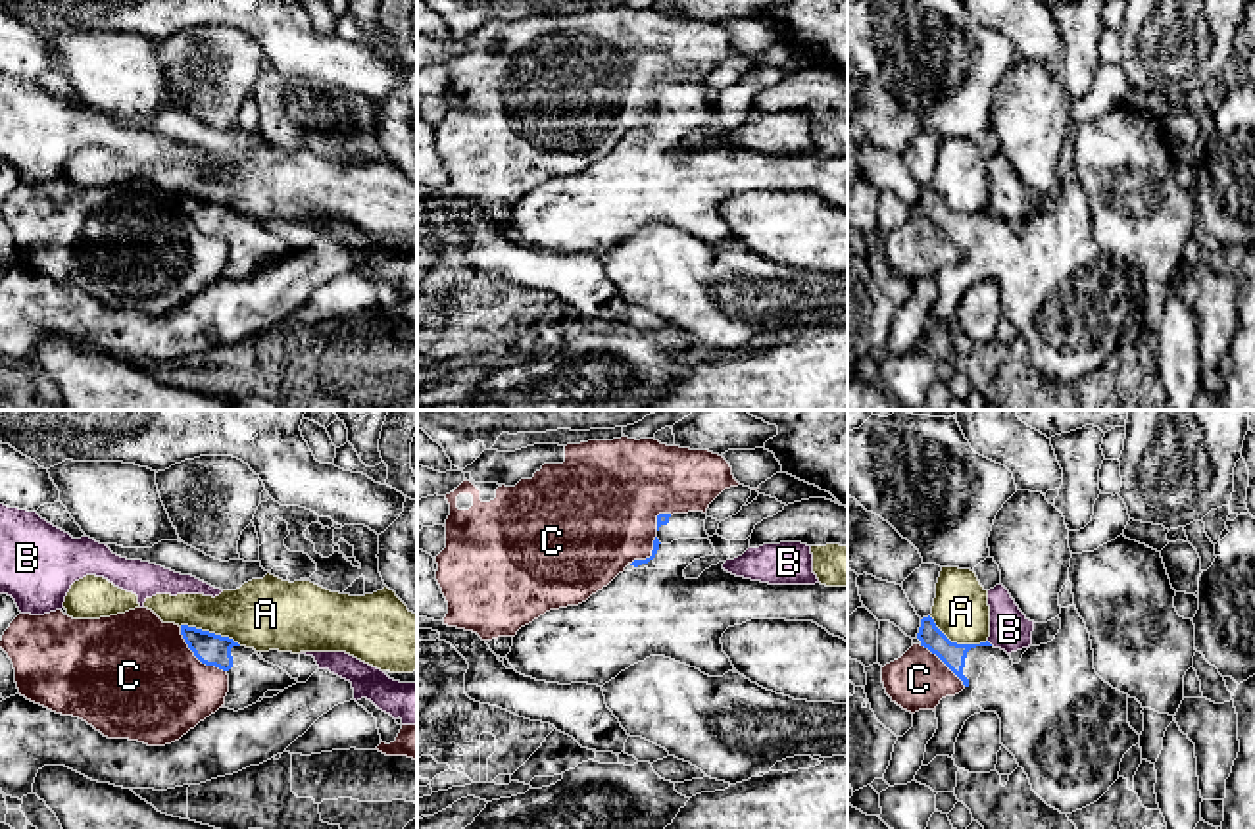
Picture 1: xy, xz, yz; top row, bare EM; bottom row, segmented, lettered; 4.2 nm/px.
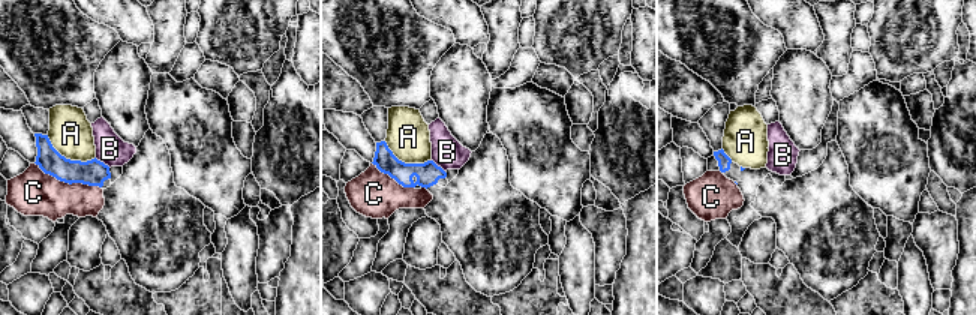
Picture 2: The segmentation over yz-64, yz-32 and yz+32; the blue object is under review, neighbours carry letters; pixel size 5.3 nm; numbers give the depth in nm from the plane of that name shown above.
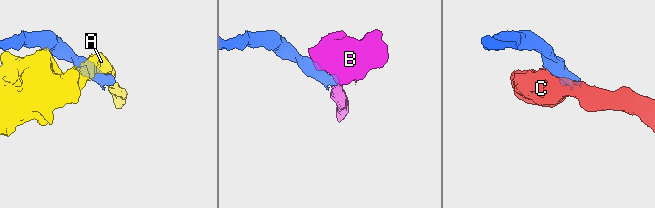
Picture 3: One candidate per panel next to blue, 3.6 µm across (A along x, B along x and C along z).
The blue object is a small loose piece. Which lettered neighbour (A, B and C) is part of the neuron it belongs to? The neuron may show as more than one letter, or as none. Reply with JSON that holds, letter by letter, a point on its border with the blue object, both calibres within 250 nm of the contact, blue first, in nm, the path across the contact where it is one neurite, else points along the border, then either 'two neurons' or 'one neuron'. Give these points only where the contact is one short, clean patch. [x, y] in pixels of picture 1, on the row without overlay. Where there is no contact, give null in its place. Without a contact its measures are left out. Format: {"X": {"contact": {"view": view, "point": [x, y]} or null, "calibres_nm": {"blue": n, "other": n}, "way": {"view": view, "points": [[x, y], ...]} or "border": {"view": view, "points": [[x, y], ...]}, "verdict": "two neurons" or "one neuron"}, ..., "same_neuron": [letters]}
{"A": {"contact": {"view": "yz", "point": [956, 212]}, "calibres_nm": {"blue": 100, "other": 240}, "verdict": "two neurons"}, "B": {"contact": {"view": "yz", "point": [988, 212]}, "calibres_nm": {"blue": 100, "other": 170}, "border": {"view": "yz", "points": [[986, 210], [992, 214]]}, "verdict": "two neurons"}, "C": {"contact": {"view": "xy", "point": [196, 226]}, "calibres_nm": {"blue": 140, "other": 480}, "verdict": "two neurons"}, "same_neuron": []}

